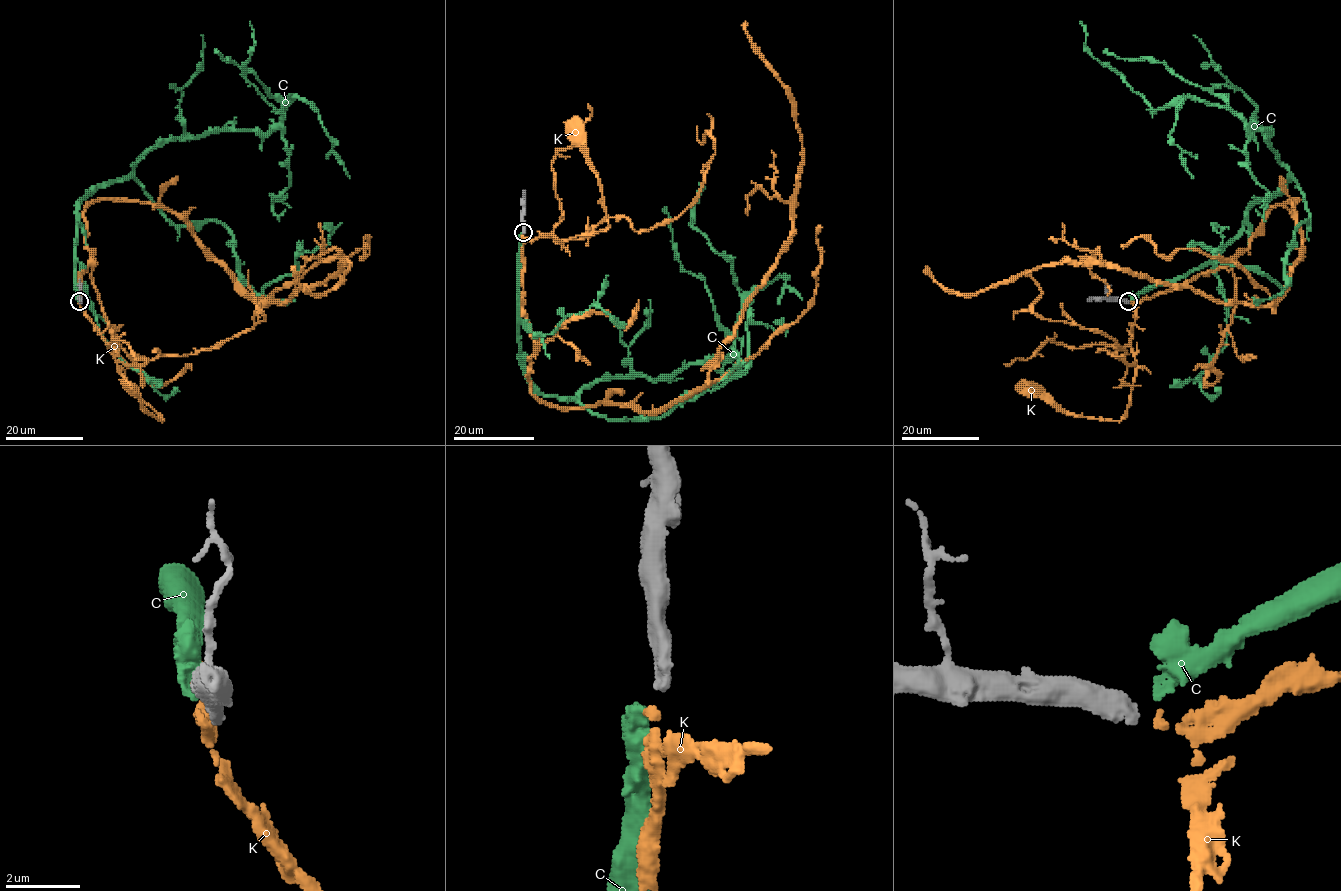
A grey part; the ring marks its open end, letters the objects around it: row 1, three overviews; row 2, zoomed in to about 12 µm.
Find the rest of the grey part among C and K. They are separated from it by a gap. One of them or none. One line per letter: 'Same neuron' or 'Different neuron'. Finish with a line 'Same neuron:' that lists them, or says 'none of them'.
C: Different neuron
K: Same neuron
Same neuron: K

